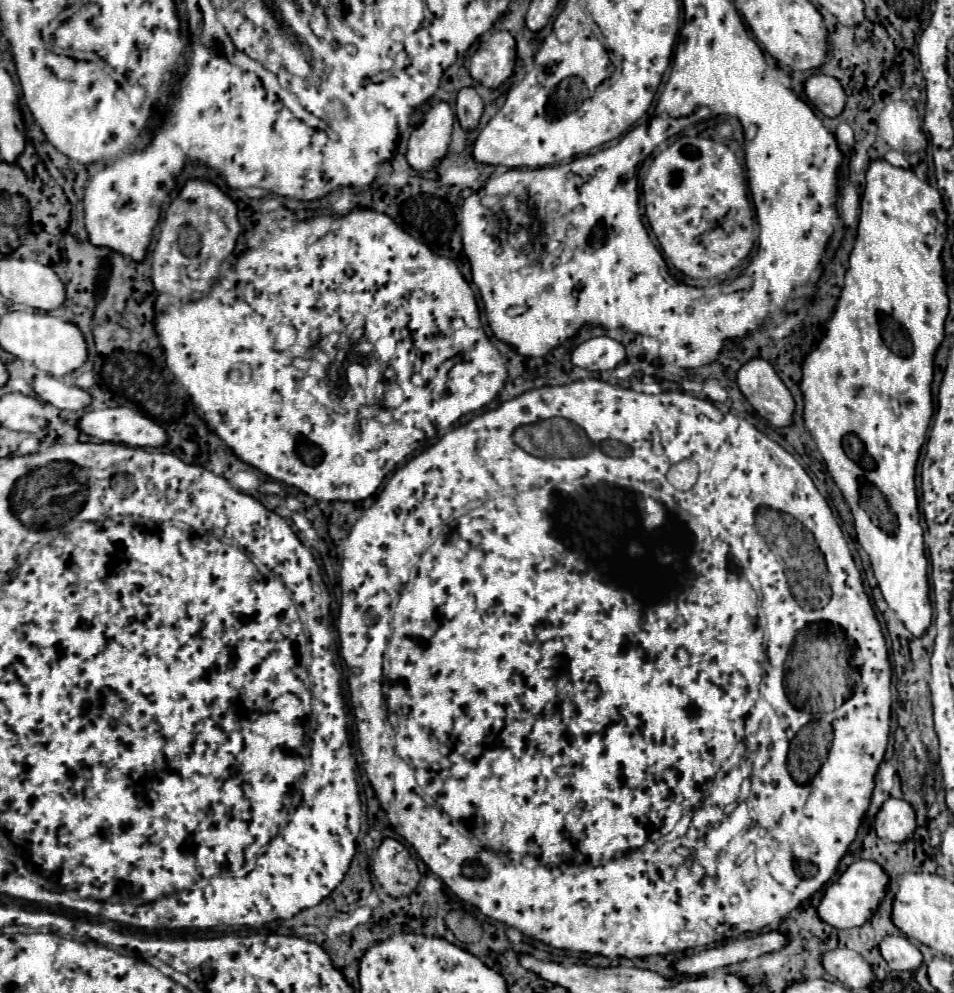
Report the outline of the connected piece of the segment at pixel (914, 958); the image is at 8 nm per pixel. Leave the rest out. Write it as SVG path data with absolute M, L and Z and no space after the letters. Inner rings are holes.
M888 935L882 941L880 951L890 965L890 971L916 971L924 965L922 953L906 937Z

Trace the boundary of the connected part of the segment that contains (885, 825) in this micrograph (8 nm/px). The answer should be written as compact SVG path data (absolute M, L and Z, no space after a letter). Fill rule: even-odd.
M888 797L876 815L874 831L880 839L892 843L908 841L916 831L916 813L904 799Z

